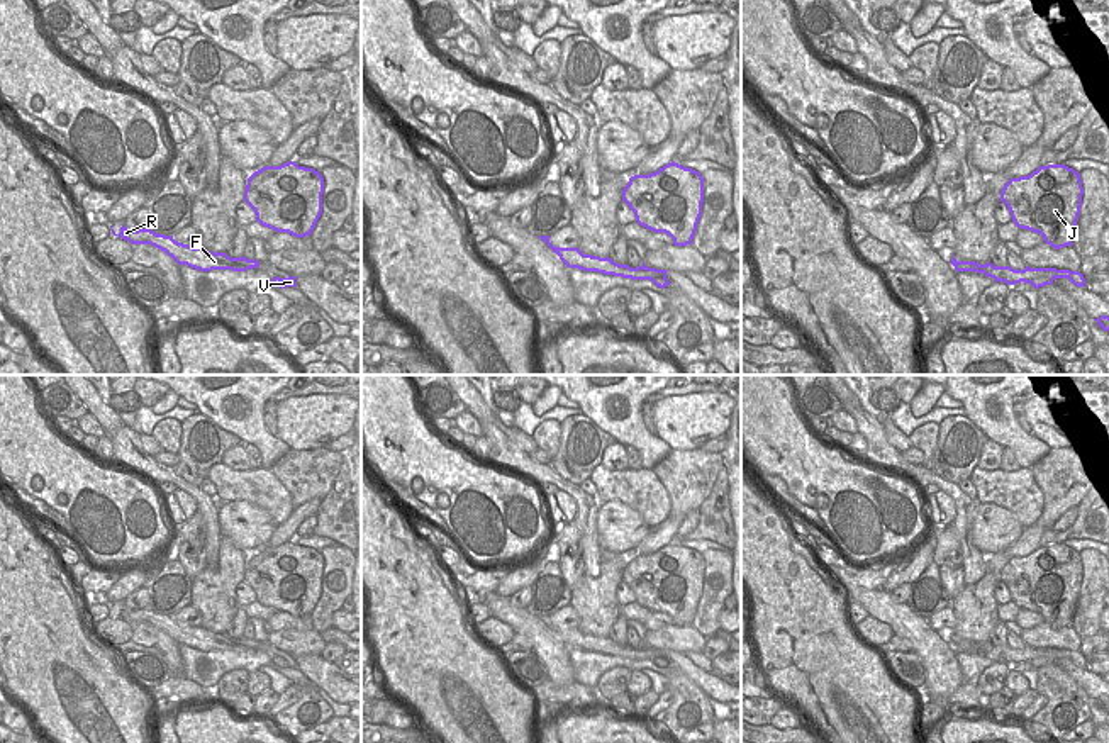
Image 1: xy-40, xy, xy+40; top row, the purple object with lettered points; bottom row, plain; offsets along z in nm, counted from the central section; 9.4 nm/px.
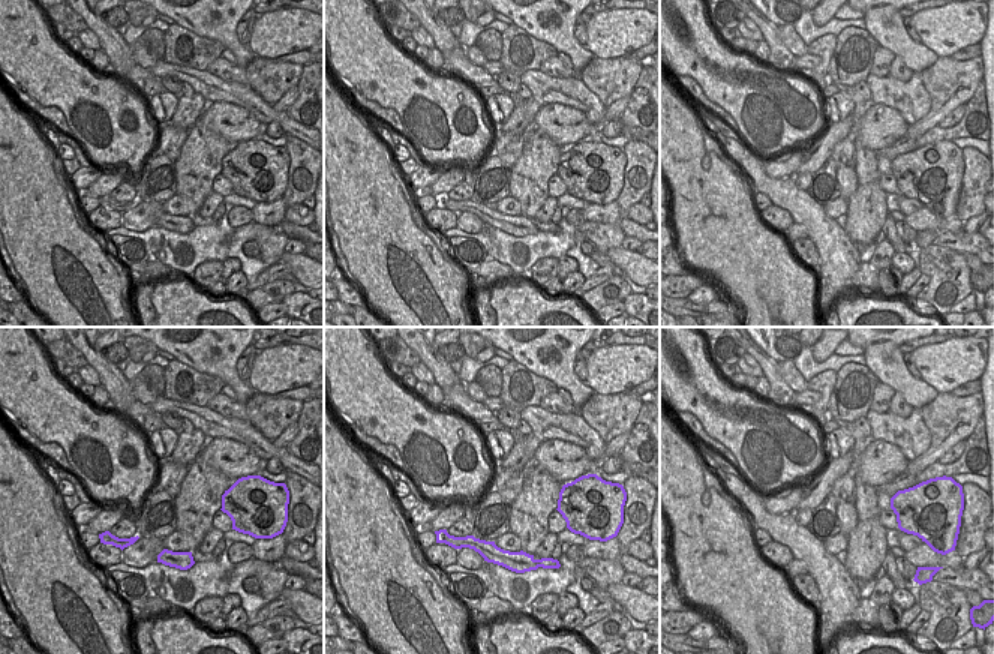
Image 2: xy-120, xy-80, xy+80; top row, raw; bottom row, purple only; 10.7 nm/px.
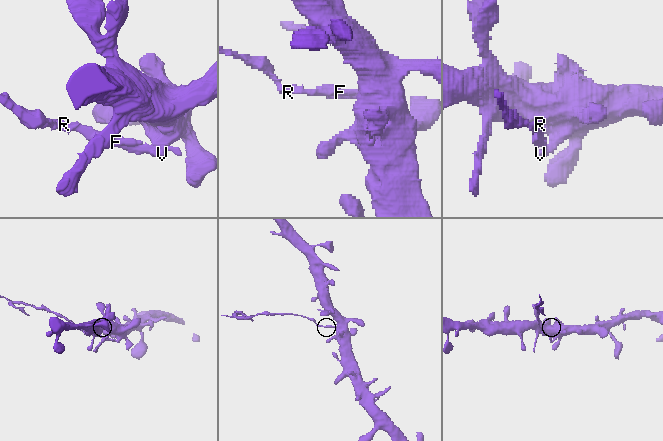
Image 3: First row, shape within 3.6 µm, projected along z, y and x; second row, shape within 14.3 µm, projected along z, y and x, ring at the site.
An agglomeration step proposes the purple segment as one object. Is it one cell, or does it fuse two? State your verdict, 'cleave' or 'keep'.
cleave

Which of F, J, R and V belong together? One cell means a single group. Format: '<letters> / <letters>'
F R / J V

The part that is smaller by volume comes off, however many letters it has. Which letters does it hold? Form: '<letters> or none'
F, R

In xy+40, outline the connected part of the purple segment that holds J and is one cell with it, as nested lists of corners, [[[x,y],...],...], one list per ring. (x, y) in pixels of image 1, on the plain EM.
[[[1062,543],[1011,558],[1000,572],[1000,582],[1019,609],[1038,612],[1046,624],[1060,629],[1072,626],[1082,575],[1080,553]]]

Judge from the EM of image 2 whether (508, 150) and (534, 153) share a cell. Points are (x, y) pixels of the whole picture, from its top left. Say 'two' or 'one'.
two

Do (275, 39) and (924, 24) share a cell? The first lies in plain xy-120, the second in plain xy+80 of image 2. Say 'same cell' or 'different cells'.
same cell

